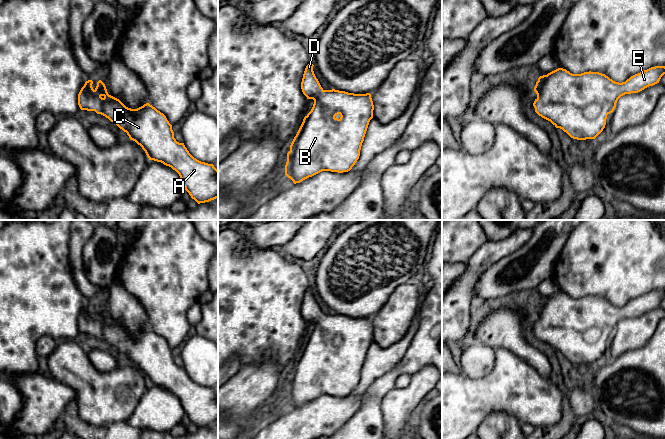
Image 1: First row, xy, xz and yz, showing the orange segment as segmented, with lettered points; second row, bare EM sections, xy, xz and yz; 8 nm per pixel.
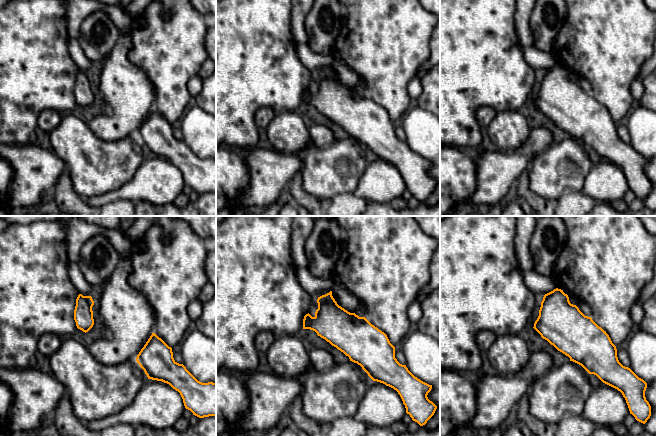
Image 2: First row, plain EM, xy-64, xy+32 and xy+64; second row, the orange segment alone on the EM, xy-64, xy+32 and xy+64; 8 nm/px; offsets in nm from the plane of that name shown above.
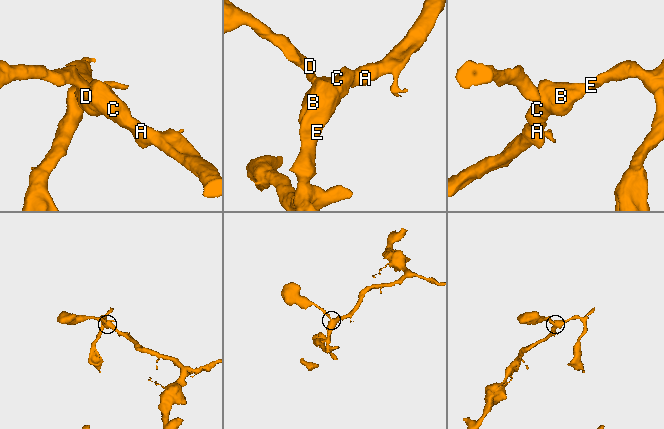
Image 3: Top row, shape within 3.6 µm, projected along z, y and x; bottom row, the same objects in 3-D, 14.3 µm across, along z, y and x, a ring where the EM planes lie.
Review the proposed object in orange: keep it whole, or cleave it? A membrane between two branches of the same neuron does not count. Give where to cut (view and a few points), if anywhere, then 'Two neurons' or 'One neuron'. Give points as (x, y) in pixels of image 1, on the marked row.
No split. One neuron

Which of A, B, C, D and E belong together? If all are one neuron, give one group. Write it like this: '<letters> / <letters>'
A B C D E

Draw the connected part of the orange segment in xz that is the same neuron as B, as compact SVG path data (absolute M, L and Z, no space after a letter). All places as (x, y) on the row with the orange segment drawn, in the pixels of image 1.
M311 63L306 66L301 89L314 104L290 145L285 165L285 175L294 184L322 171L350 171L359 159L373 118L370 93L324 90L313 66Z

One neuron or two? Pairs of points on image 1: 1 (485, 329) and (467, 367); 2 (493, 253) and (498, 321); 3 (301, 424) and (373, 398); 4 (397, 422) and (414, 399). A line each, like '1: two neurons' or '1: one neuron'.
1: two neurons
2: two neurons
3: two neurons
4: one neuron

